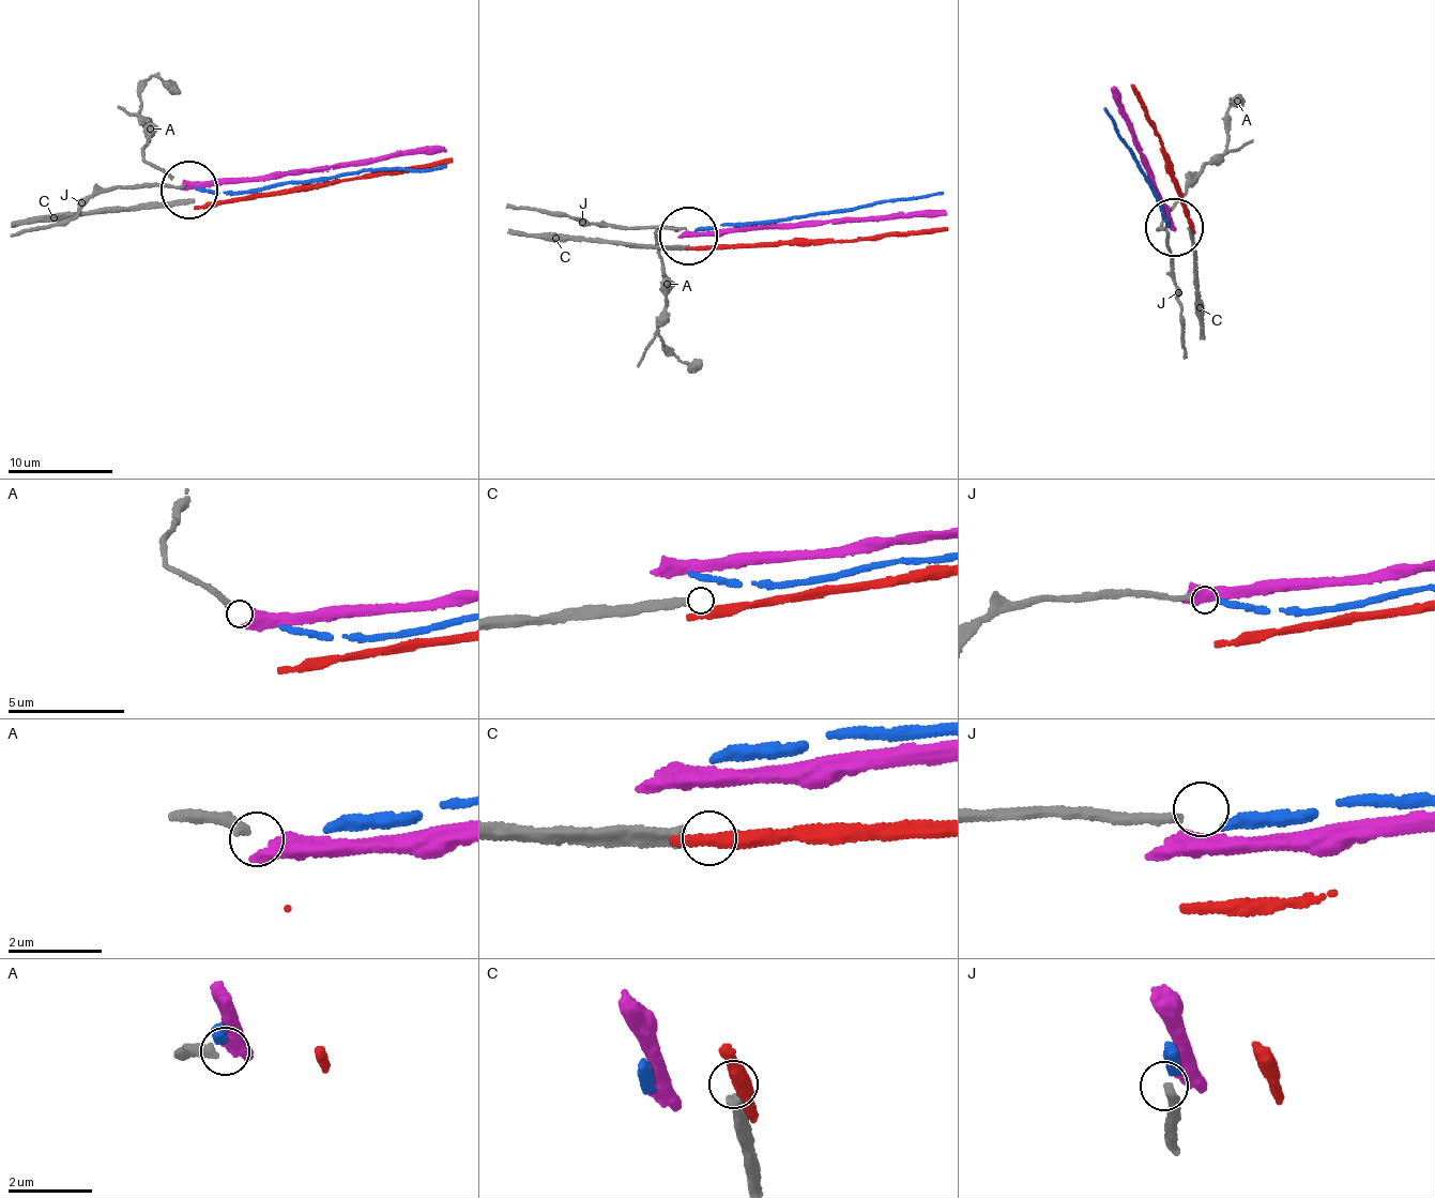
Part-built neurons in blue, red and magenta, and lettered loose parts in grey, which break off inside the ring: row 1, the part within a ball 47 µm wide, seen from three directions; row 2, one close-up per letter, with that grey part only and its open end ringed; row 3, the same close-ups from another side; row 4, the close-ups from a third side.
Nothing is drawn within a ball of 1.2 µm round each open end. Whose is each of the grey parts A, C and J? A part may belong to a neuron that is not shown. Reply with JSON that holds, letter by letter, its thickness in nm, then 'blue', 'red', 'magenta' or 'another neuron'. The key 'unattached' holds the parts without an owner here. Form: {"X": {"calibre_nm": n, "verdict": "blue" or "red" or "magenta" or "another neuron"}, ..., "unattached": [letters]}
{"A": {"calibre_nm": 240, "verdict": "magenta"}, "C": {"calibre_nm": 320, "verdict": "another neuron"}, "J": {"calibre_nm": 200, "verdict": "blue"}, "unattached": ["C"]}

